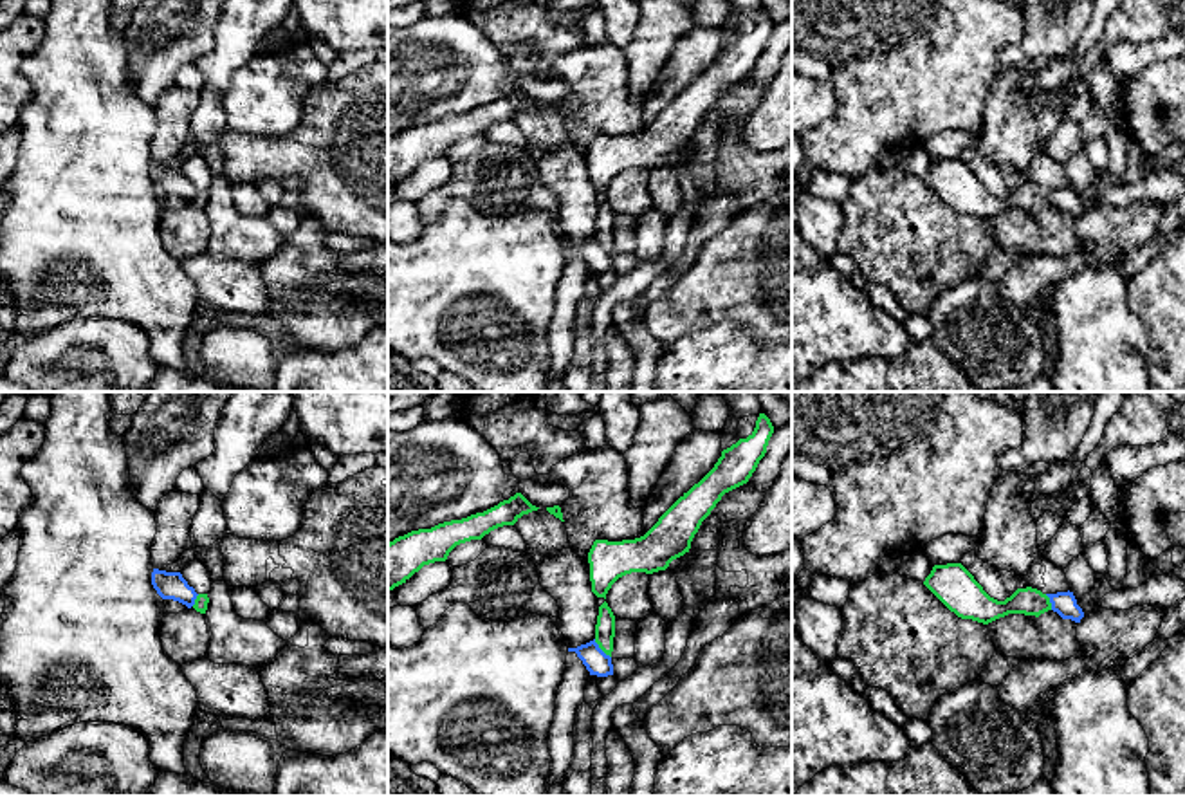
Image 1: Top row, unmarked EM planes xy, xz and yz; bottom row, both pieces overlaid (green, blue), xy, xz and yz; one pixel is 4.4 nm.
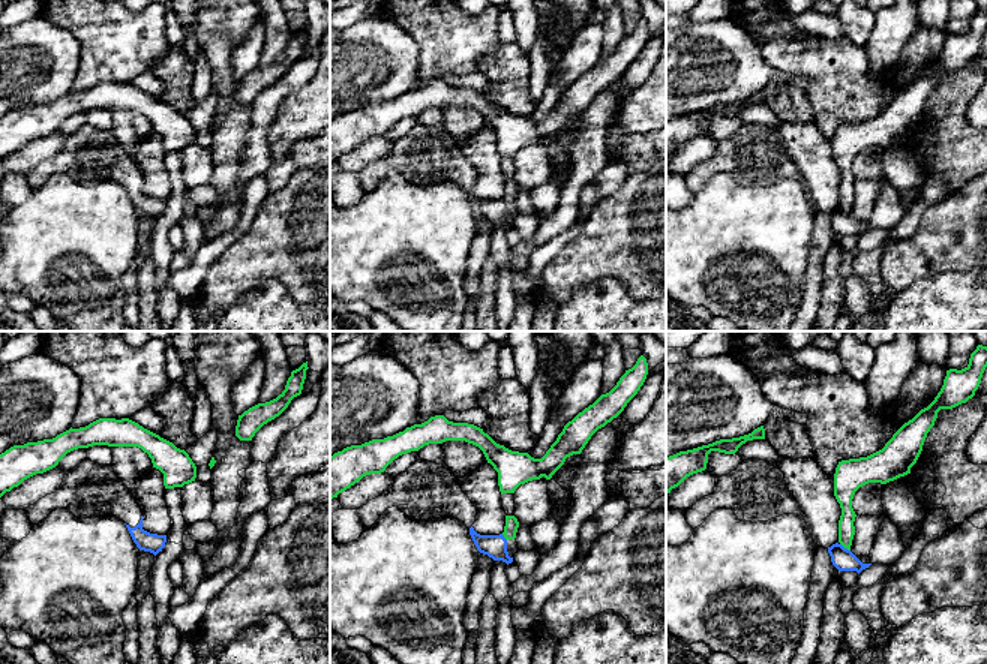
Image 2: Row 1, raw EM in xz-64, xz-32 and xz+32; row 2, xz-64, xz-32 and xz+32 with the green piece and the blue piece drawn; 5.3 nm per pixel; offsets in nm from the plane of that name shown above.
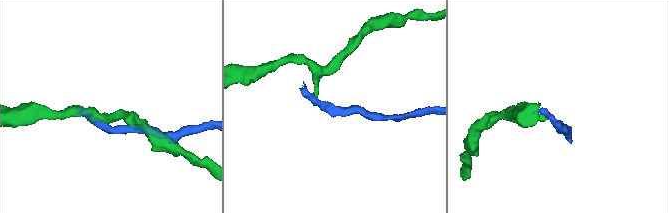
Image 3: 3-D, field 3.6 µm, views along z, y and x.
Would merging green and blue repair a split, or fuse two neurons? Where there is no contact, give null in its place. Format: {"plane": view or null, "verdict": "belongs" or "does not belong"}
{"plane": "xz", "verdict": "does not belong"}

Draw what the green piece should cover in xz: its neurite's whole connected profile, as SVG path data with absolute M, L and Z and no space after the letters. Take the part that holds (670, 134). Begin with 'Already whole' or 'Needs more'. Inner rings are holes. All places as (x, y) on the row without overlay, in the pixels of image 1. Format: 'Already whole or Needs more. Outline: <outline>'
Already whole. Outline: M759 9L754 27L747 34L721 47L714 63L687 88L684 88L640 134L608 137L595 135L590 148L592 188L604 193L611 180L631 168L653 170L691 144L702 117L721 92L749 78L767 49L774 22Z

